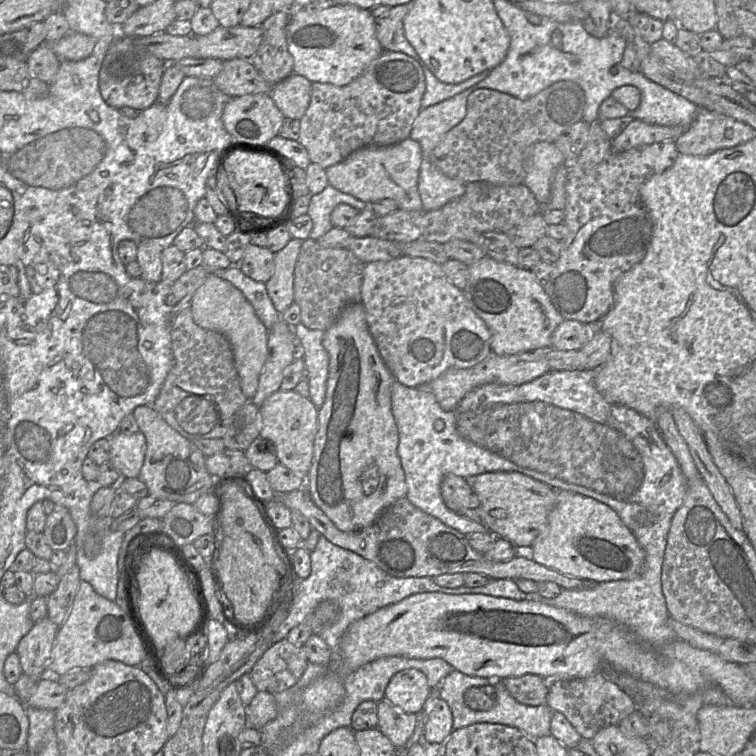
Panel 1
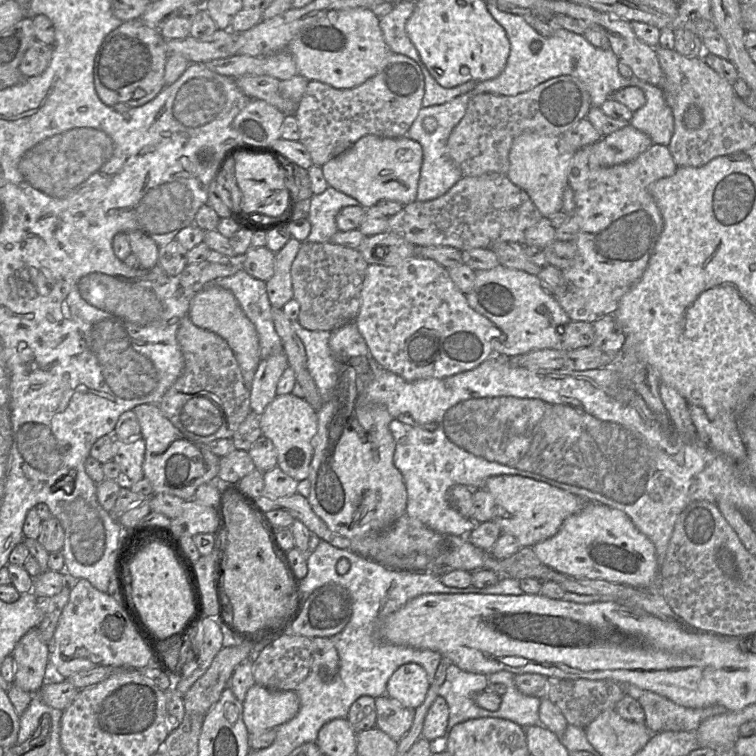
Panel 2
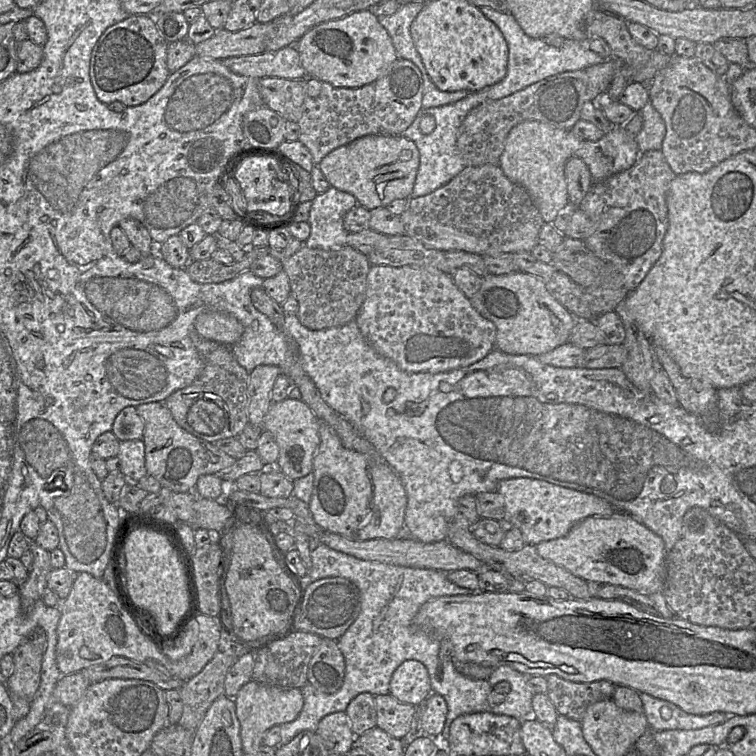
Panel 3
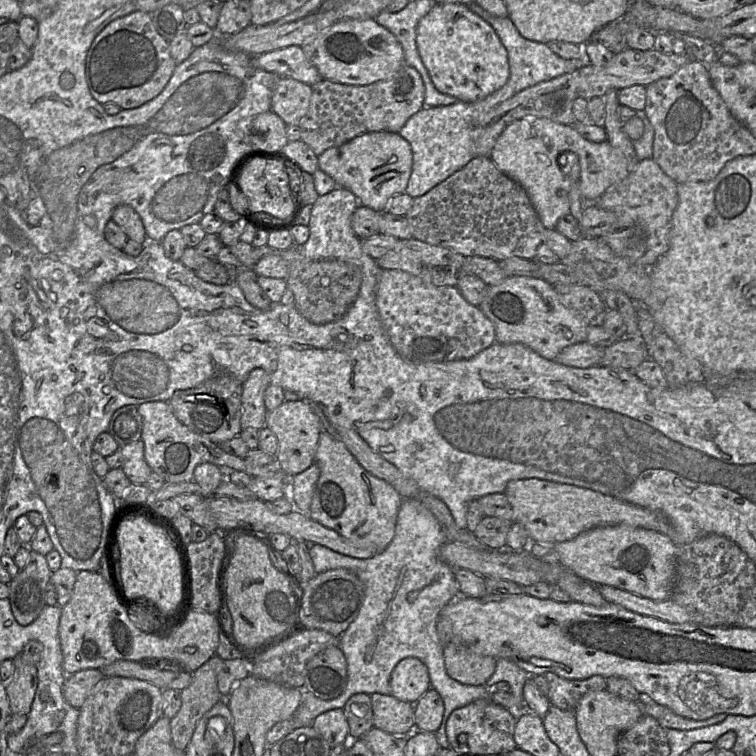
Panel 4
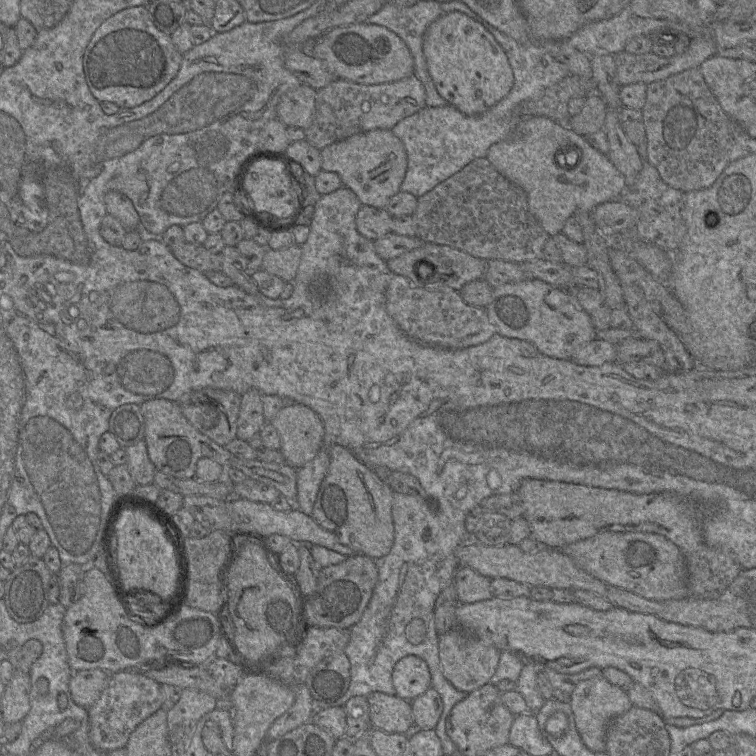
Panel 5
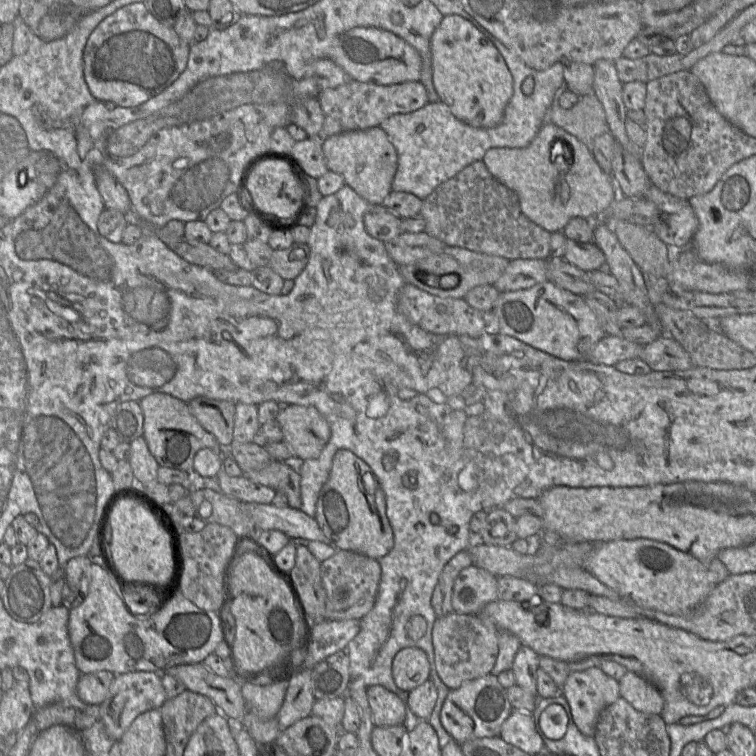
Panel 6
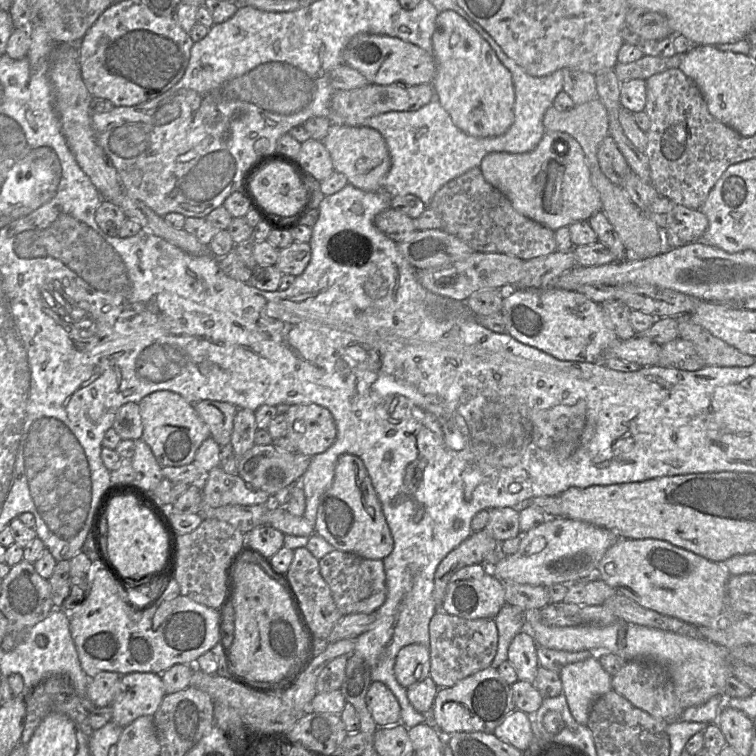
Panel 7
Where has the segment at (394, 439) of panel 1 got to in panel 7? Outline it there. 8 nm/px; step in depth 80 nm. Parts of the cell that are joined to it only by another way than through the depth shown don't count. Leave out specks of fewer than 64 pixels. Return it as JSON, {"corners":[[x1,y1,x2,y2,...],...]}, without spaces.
{"corners":[[342,454,335,467,335,476,329,490,321,497,314,525,315,533,322,536,336,550,353,553,365,559,383,560,391,554,394,540,382,511,381,503,372,485,363,461,351,454]]}

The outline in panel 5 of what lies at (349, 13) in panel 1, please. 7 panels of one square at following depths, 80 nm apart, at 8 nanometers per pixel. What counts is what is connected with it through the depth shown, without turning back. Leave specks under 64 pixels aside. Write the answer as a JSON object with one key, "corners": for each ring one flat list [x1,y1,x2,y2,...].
{"corners":[[361,22,361,23,353,23,348,25,342,25,338,27,334,27,330,29,329,31,325,32,321,36,317,37,308,44,289,44,289,45,299,45,300,48,304,52,309,52,313,57,318,58,323,62,323,64,327,67,327,69,334,74,336,79,345,79,352,82,362,83,362,84,381,84,381,83,387,83,387,82,394,82,399,81,401,79,404,79,406,77,409,77,410,75,414,74,414,60,412,57,412,54,405,44,405,42,397,36,394,32,389,30,388,28,377,25,377,24,370,24,367,22]]}

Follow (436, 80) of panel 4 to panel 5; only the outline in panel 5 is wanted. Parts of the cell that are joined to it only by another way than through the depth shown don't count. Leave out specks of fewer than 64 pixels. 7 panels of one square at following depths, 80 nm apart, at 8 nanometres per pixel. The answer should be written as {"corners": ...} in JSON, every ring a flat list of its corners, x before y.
{"corners":[[462,12,444,13,428,26,423,35,423,54,440,96,468,116,487,111,514,84,513,71,503,48,482,24]]}

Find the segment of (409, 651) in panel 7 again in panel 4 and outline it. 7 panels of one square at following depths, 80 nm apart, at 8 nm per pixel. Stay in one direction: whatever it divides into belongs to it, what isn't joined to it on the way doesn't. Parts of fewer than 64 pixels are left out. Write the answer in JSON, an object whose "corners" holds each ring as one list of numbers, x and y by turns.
{"corners":[[406,657,394,667,390,676,392,695,415,704,430,688,426,665,415,657]]}

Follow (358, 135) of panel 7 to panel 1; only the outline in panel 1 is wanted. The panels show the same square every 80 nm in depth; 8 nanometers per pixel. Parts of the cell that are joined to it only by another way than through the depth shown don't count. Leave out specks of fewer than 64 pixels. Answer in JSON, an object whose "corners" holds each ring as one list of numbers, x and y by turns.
{"corners":[[407,138,391,146,366,146,354,151,345,160,325,169,329,185,371,204,391,199,401,210,420,211,423,204,418,191,418,178,422,163,420,144]]}

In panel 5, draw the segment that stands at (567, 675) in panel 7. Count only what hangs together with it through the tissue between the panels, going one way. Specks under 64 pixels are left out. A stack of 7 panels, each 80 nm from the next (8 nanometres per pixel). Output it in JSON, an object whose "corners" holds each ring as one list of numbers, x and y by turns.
{"corners":[[597,676,578,683,569,699,576,729,585,744,593,752,605,752,606,732,609,723,632,706,627,693,611,684,603,676]]}

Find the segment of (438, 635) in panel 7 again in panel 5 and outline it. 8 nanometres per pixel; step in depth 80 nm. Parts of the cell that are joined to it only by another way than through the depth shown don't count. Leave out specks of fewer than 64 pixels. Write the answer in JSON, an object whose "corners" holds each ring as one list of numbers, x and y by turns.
{"corners":[[457,626,439,634,438,651,444,677,457,690,470,693,490,682,499,663,500,652,493,644]]}

